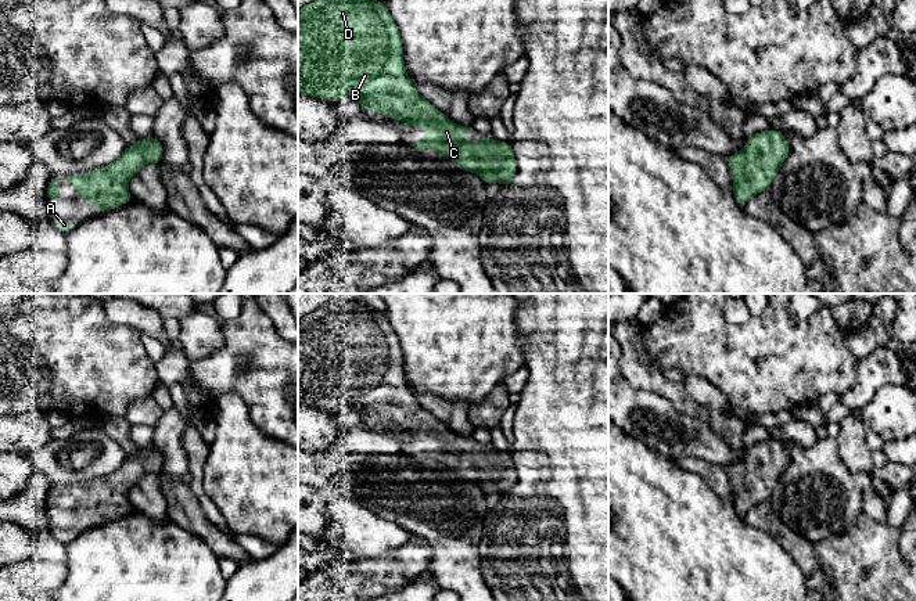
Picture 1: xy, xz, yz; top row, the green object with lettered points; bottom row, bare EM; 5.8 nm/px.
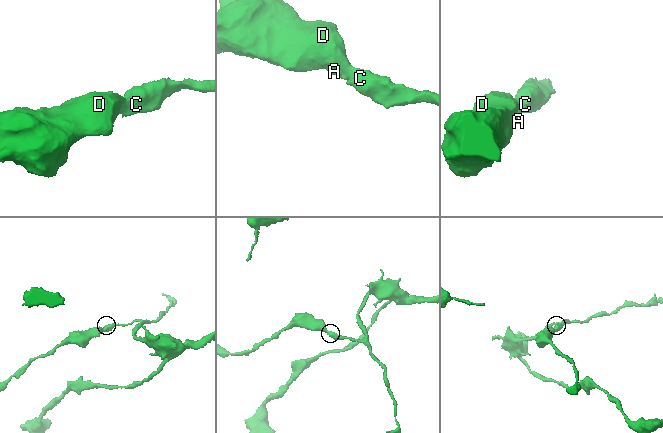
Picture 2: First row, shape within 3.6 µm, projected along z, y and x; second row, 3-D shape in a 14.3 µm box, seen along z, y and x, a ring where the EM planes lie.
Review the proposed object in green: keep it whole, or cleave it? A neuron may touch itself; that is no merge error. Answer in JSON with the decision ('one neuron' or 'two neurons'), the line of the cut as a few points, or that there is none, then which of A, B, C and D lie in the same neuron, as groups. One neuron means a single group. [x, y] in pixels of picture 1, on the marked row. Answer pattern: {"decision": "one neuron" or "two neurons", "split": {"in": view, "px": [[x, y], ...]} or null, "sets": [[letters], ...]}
{"decision": "one neuron", "split": null, "sets": [["A", "B", "C", "D"]]}

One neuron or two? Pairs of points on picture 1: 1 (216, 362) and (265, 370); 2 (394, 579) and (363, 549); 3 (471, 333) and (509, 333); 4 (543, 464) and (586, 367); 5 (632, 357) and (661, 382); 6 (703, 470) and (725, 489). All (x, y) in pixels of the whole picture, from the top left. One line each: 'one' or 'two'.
1: one
2: two
3: one
4: one
5: one
6: one

